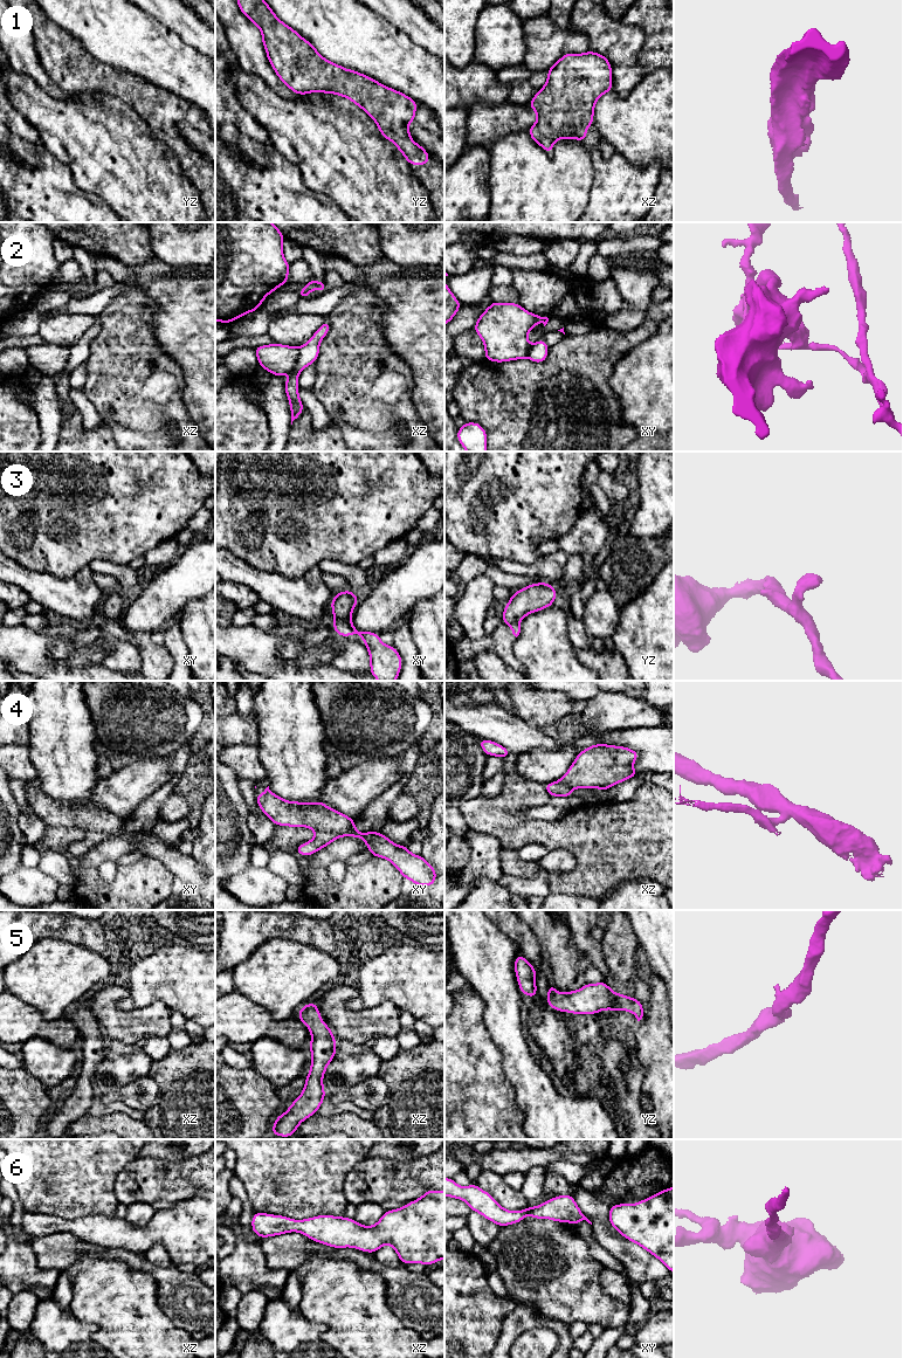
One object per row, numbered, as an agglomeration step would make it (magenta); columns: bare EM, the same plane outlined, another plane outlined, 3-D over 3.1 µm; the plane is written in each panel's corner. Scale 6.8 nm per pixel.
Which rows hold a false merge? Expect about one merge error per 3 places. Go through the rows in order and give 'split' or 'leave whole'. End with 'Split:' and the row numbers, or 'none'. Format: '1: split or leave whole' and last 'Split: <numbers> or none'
1: leave whole
2: split
3: leave whole
4: split
5: leave whole
6: leave whole
Split: 2, 4

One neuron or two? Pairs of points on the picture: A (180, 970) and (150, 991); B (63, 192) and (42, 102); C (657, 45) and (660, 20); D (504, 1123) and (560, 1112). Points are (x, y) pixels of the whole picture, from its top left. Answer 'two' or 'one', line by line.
A: one
B: two
C: one
D: two

